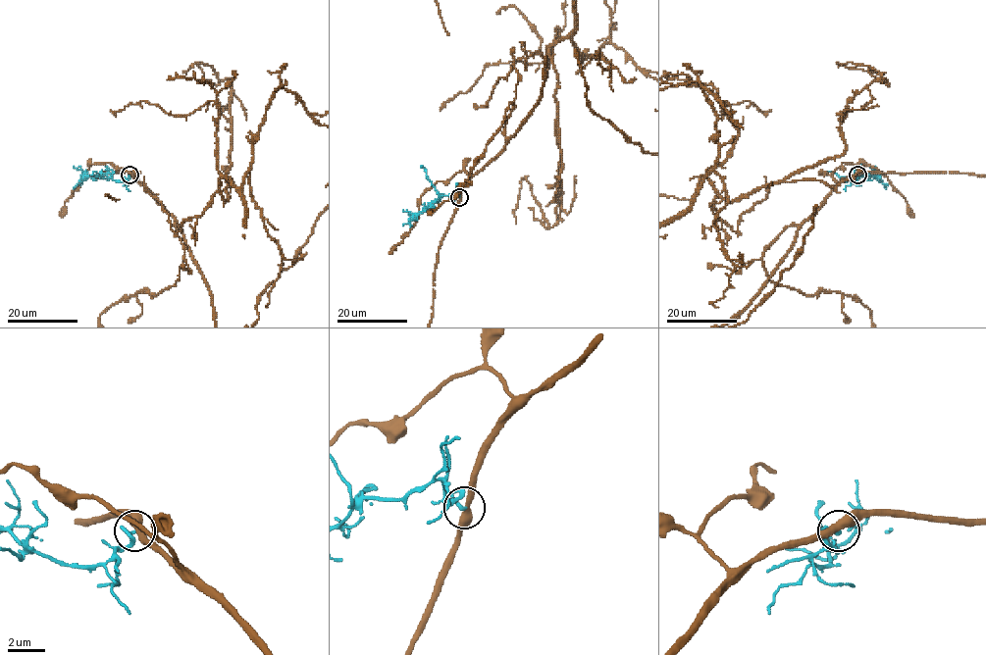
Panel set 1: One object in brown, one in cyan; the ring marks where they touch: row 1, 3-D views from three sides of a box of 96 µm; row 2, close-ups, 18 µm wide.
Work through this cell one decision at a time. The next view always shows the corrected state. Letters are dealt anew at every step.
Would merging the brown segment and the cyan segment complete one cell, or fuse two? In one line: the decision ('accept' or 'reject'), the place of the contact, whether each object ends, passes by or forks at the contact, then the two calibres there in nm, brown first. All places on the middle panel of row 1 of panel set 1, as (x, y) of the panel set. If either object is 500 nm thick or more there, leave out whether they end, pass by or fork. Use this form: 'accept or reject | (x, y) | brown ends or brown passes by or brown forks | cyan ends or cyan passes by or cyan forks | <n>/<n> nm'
reject | (459, 197) | brown passes by | cyan ends | 400/170 nm

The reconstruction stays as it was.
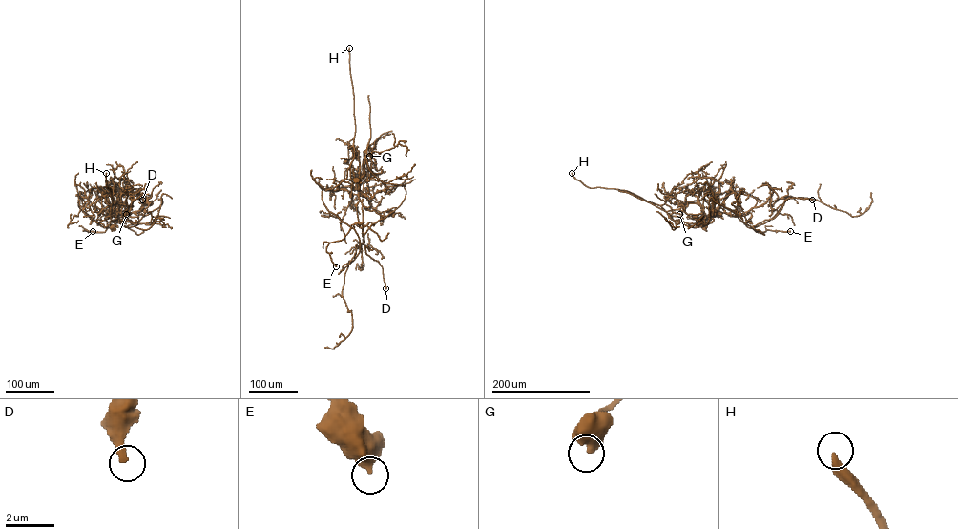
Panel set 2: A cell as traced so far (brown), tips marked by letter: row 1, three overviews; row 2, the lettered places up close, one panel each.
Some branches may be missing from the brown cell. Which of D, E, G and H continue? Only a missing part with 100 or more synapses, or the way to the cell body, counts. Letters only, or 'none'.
H

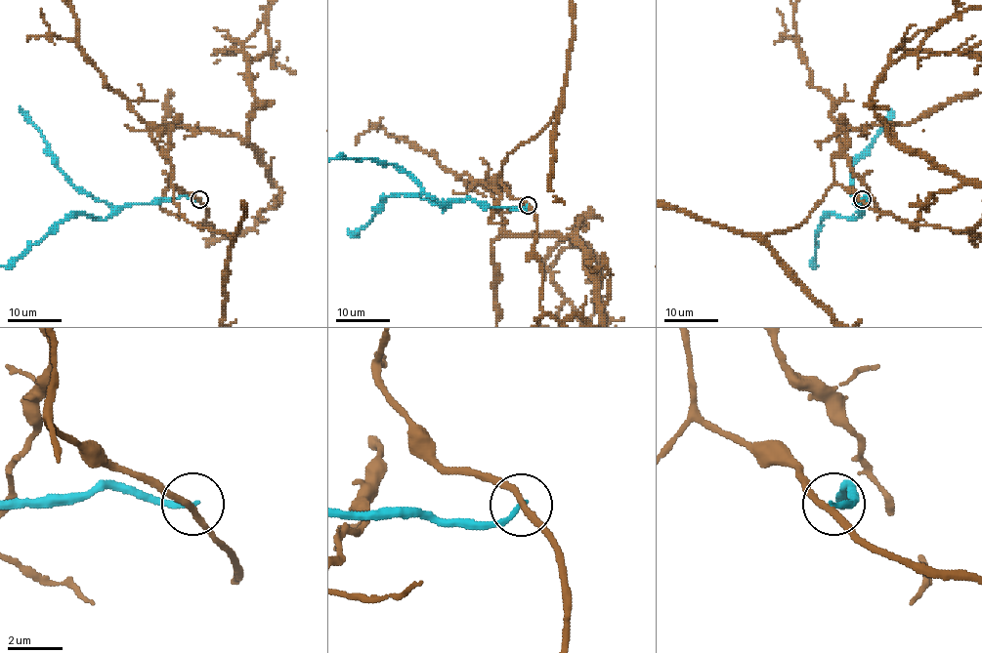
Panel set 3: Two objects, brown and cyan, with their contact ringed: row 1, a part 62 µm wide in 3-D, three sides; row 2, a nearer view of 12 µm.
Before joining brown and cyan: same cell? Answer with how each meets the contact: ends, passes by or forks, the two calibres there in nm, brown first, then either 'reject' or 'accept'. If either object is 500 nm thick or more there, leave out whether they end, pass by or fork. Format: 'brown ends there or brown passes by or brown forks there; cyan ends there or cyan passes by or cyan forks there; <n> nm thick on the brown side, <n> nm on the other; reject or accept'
brown passes by; cyan ends there; 240 nm thick on the brown side, 180 nm on the other; reject

